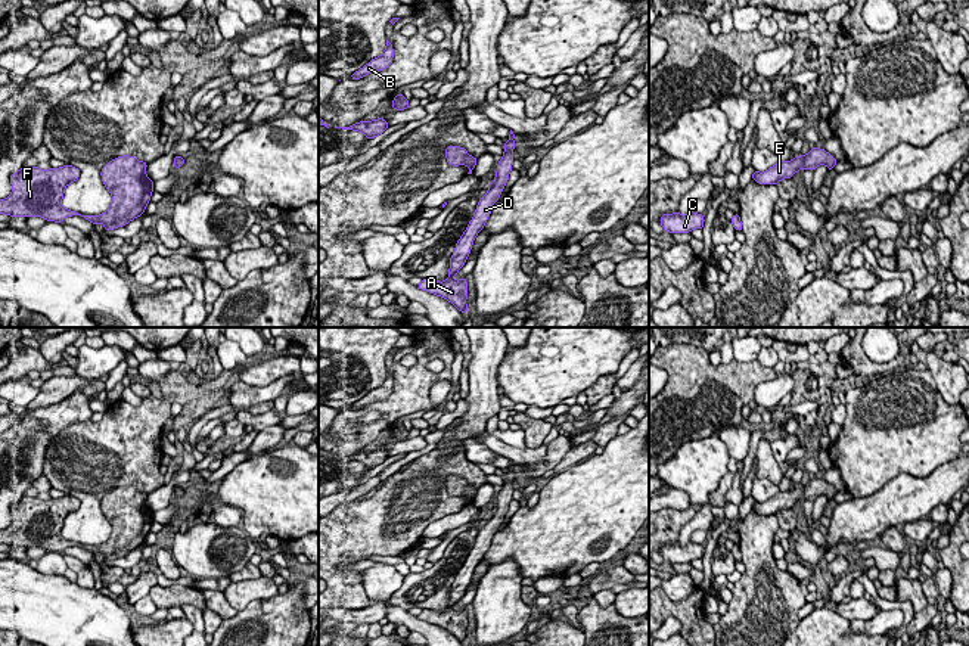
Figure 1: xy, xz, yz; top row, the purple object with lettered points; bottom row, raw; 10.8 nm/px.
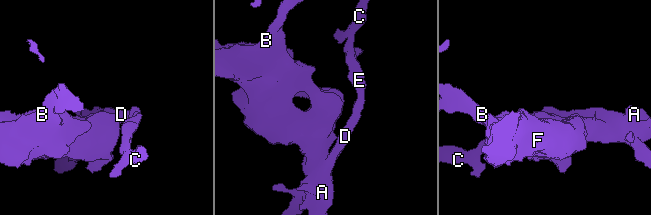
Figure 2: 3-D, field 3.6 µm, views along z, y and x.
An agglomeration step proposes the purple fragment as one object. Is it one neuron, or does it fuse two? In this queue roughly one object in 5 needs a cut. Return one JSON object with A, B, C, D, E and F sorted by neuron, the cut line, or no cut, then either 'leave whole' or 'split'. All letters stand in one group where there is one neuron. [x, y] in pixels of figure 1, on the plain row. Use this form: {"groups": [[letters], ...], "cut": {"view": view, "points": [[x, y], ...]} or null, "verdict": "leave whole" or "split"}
{"groups": [["A", "B", "C", "D", "E", "F"]], "cut": null, "verdict": "leave whole"}

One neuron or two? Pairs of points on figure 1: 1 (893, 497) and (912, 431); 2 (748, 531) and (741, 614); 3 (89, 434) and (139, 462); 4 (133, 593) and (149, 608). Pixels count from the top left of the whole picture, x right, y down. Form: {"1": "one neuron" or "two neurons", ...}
{"1": "two neurons", "2": "one neuron", "3": "one neuron", "4": "two neurons"}

